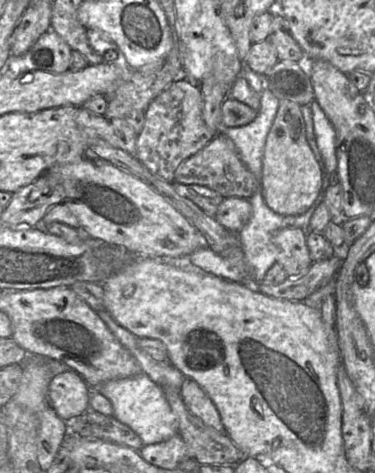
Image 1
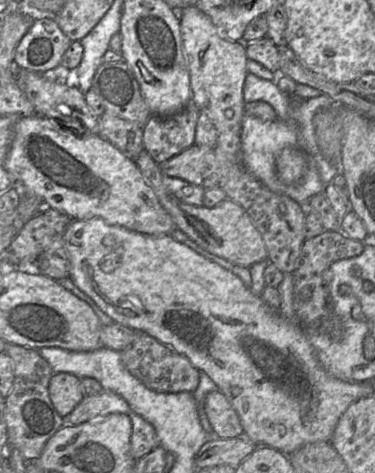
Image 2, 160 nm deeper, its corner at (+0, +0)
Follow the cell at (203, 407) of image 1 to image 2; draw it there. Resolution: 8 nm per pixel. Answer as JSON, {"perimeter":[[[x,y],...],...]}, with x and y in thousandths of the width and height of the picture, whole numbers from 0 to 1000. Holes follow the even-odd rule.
{"perimeter":[[[565,827],[552,835],[547,869],[576,924],[613,928],[648,918],[632,871],[587,827]]]}

